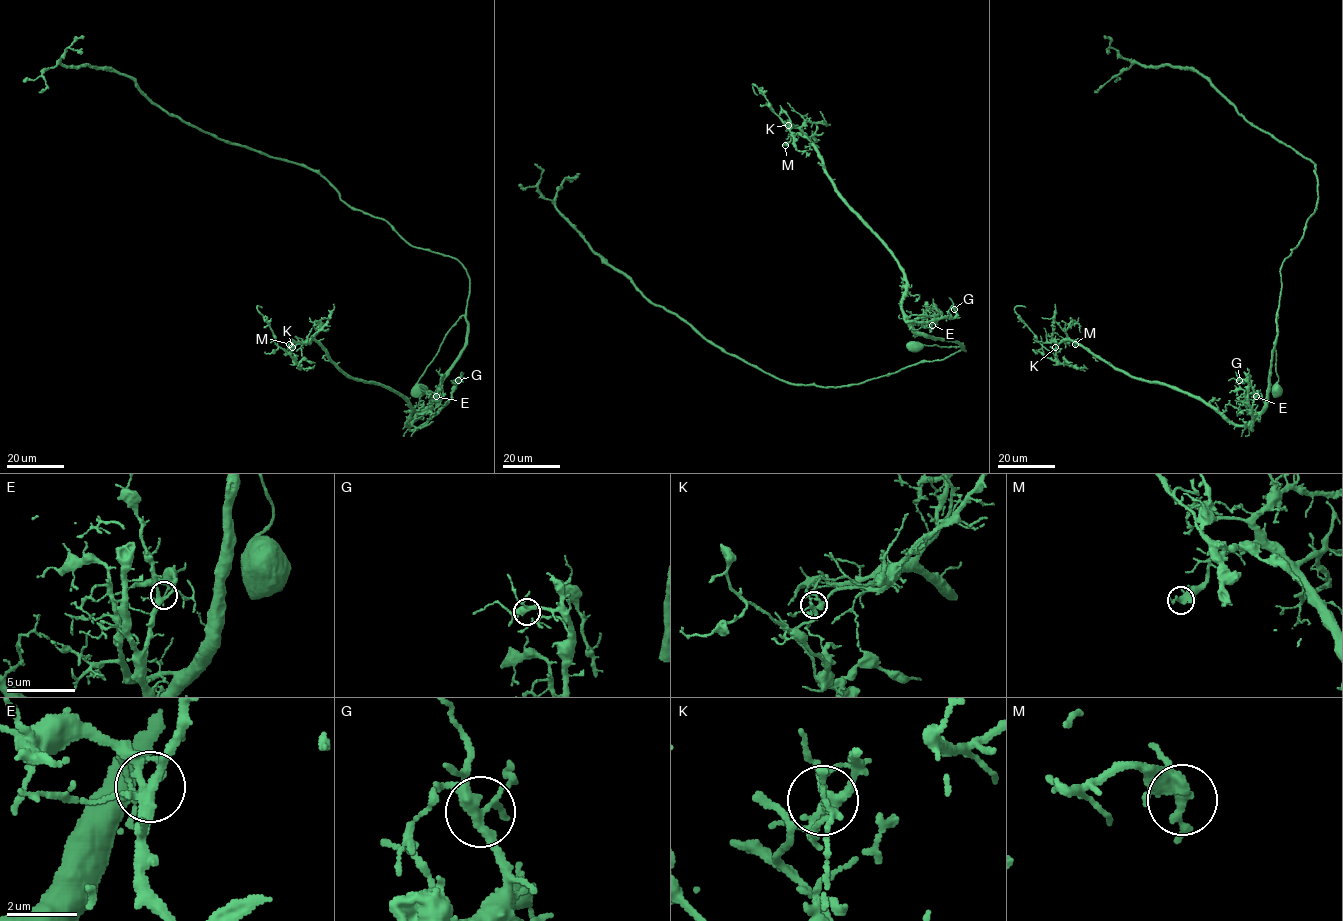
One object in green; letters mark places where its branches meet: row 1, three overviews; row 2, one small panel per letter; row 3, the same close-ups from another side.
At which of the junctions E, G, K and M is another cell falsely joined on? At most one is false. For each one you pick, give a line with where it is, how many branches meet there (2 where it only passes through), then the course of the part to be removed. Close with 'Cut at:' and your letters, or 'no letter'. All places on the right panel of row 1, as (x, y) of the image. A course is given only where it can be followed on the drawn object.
K: (1055, 347) | 5 | (1055, 347), (1051, 352), (1039, 343), (1014, 309), (1025, 307)
Cut at: K

